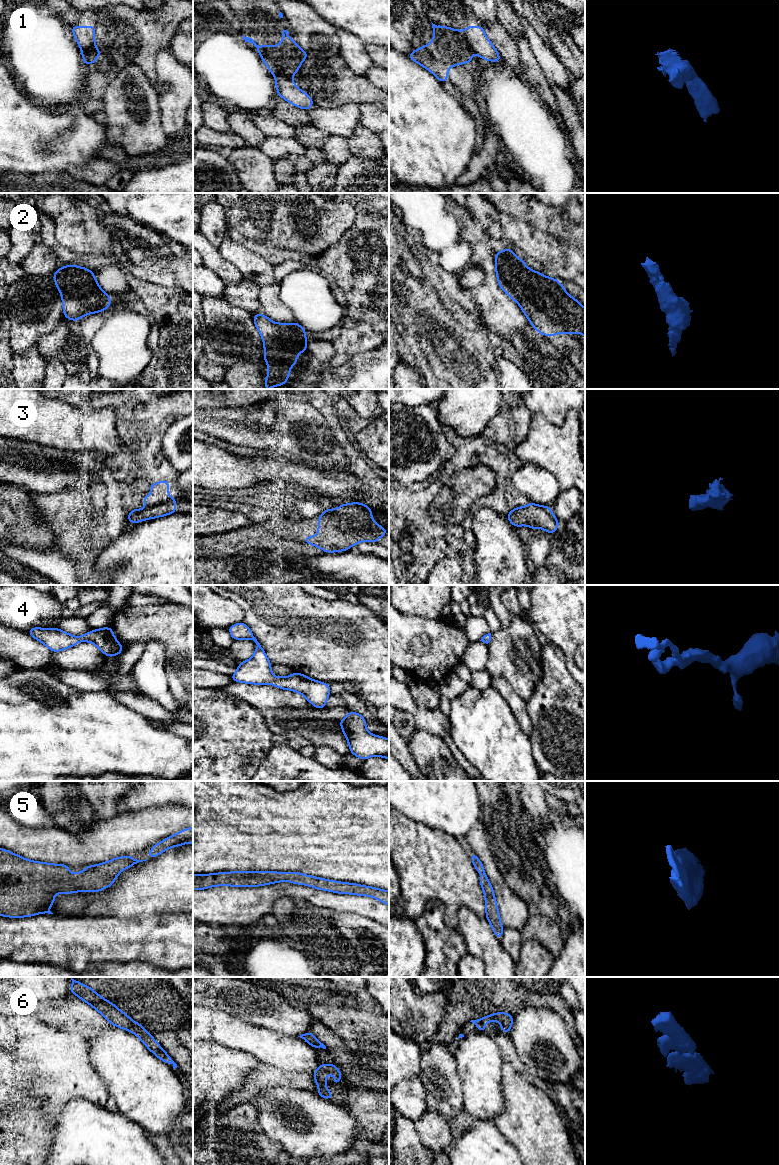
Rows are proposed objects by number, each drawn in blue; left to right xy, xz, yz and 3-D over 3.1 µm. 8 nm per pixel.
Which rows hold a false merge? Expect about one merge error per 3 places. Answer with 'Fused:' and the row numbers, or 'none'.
Fused: 1

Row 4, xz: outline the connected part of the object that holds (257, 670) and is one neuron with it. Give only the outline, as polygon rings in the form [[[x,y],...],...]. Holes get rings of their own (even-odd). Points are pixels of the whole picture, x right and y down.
[[[239,622],[230,626],[228,631],[233,640],[253,640],[257,645],[253,657],[239,663],[237,671],[230,675],[233,682],[258,685],[272,684],[277,688],[302,694],[316,708],[321,710],[325,708],[330,696],[329,684],[310,679],[296,672],[288,677],[274,677],[271,672],[272,664],[249,627],[244,622]]]

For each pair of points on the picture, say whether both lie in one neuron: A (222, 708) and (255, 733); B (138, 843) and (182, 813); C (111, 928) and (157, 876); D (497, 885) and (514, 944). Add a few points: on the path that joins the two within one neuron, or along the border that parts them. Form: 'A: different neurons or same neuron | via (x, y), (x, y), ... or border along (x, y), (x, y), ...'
A: same neuron | via (230, 716), (247, 733)
B: same neuron | via (149, 832), (159, 822), (171, 819)
C: different neurons | border along (97, 916), (143, 920)
D: different neurons | border along (504, 927), (519, 931)

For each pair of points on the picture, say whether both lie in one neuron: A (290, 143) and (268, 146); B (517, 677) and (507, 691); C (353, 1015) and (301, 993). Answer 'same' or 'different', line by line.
A: same
B: different
C: same

